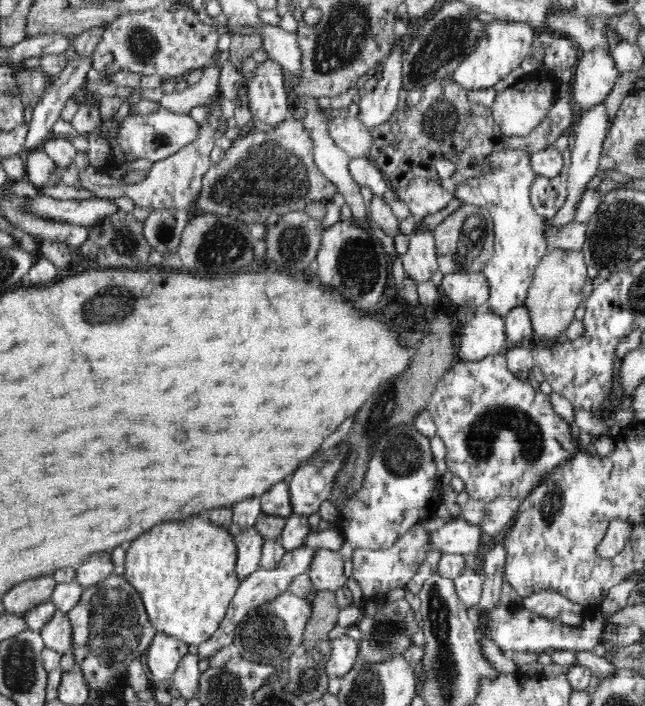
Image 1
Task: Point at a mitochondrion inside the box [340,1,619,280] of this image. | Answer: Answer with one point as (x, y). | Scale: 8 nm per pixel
(441, 45)

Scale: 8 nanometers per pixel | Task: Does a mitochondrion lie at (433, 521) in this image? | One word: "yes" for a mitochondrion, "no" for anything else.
no

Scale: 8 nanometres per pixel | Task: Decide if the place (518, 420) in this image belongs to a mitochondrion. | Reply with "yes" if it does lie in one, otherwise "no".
yes

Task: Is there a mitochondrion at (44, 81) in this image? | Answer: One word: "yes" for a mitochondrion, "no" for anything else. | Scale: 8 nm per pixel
no

